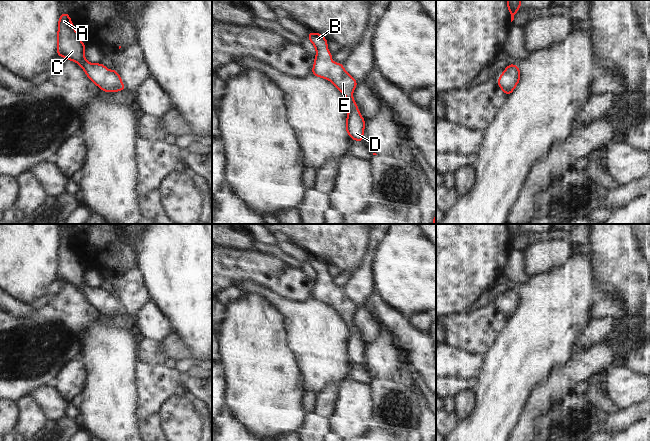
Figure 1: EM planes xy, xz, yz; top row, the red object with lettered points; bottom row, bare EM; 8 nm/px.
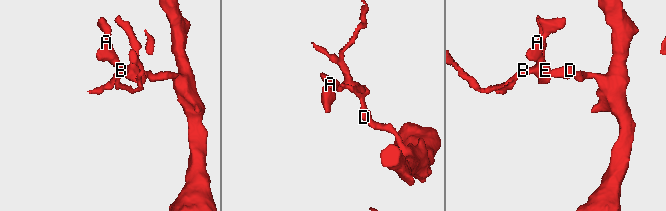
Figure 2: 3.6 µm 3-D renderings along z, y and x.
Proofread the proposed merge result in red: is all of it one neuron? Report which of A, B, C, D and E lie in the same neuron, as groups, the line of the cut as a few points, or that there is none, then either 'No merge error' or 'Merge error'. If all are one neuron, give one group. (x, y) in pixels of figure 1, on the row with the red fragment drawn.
Groups: A B C D E. No split. No merge error.

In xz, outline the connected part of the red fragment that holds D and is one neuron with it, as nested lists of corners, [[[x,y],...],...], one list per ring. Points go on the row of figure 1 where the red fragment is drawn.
[[[309,32],[308,39],[316,47],[316,57],[311,74],[324,79],[329,79],[340,91],[345,93],[349,113],[346,120],[346,130],[348,135],[359,142],[363,142],[363,131],[365,119],[360,115],[352,93],[358,85],[356,80],[351,77],[343,68],[342,63],[331,61],[332,53],[327,49],[327,40],[319,33]]]

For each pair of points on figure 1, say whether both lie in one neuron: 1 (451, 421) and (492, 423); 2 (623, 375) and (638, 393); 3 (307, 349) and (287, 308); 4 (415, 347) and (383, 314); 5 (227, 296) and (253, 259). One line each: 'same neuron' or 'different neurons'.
1: different neurons
2: same neuron
3: same neuron
4: same neuron
5: different neurons

